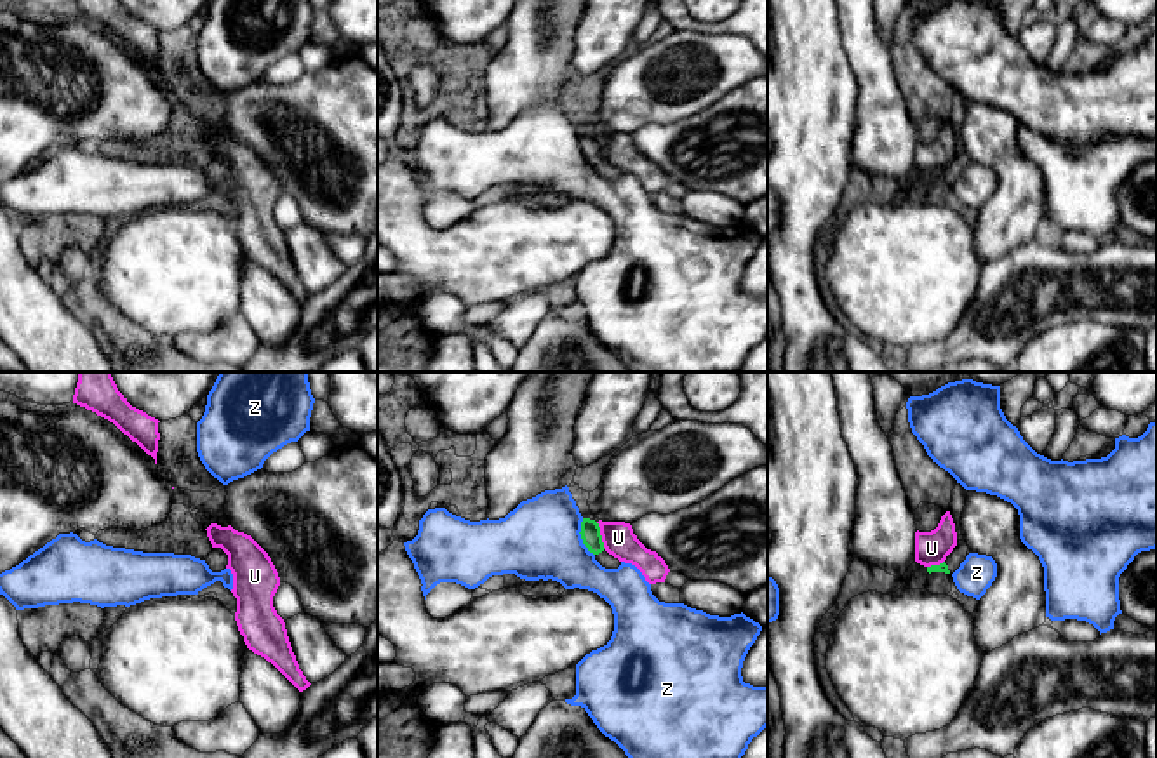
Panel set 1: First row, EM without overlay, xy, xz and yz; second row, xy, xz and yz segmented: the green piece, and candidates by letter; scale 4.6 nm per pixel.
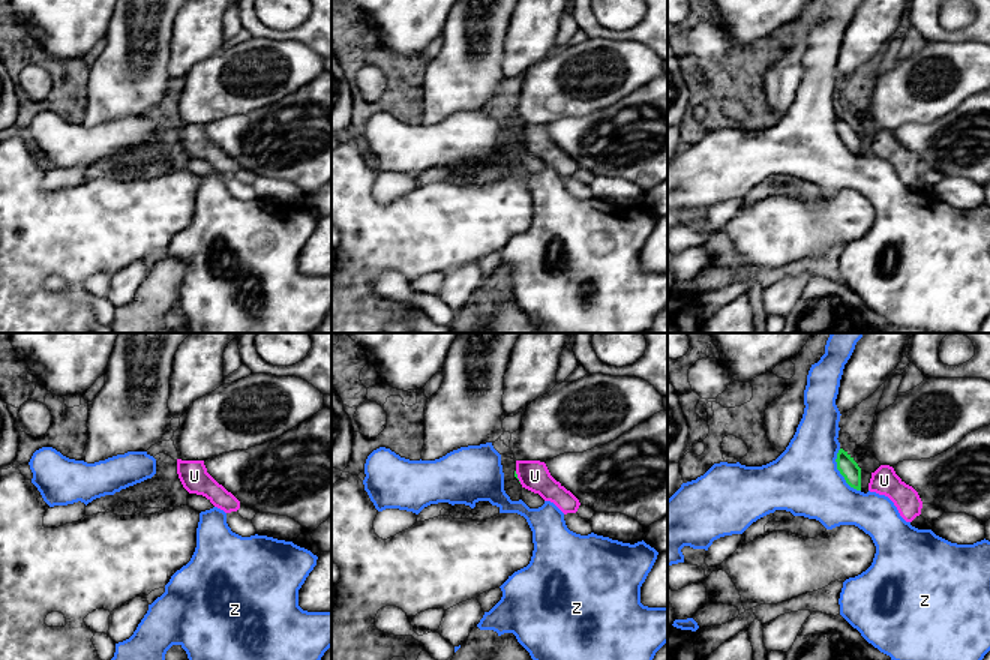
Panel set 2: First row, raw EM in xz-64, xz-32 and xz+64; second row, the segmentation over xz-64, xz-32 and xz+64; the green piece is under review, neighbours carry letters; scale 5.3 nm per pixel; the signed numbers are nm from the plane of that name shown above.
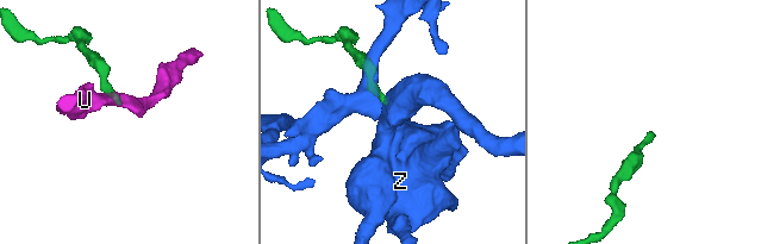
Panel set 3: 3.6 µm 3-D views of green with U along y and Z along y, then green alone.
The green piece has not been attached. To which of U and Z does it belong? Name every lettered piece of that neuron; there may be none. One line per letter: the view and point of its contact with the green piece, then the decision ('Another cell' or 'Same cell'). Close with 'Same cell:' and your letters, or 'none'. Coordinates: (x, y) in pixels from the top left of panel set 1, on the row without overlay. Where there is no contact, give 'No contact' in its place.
U: Touches green at xz (601, 146). Another cell
Z: Touches green at xz (581, 148). Another cell
Same cell: none

